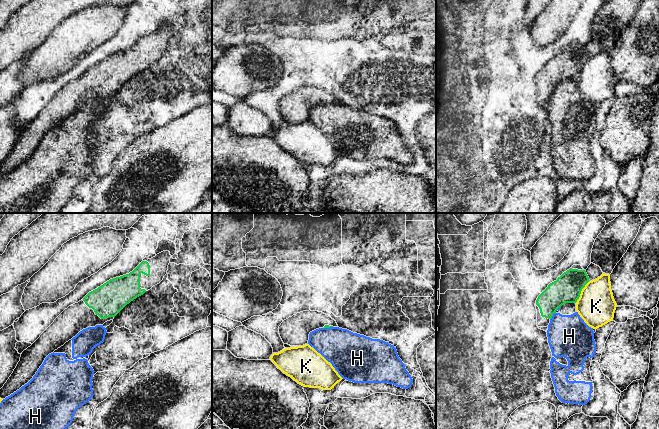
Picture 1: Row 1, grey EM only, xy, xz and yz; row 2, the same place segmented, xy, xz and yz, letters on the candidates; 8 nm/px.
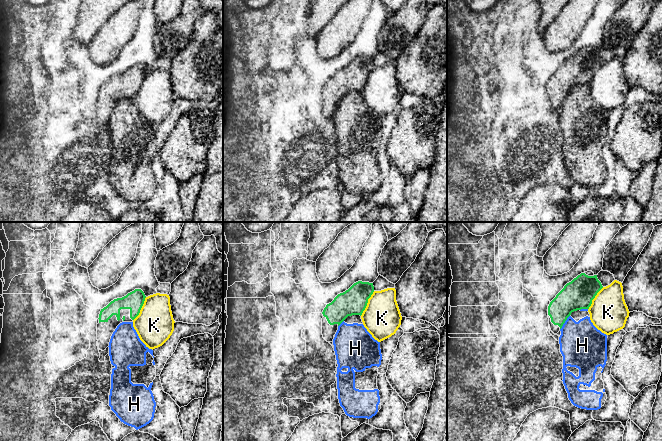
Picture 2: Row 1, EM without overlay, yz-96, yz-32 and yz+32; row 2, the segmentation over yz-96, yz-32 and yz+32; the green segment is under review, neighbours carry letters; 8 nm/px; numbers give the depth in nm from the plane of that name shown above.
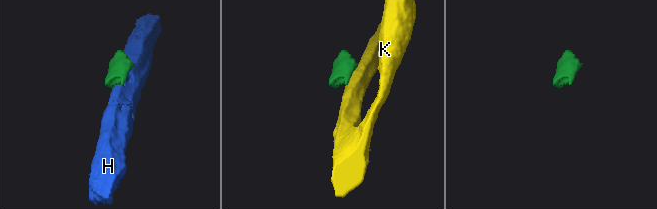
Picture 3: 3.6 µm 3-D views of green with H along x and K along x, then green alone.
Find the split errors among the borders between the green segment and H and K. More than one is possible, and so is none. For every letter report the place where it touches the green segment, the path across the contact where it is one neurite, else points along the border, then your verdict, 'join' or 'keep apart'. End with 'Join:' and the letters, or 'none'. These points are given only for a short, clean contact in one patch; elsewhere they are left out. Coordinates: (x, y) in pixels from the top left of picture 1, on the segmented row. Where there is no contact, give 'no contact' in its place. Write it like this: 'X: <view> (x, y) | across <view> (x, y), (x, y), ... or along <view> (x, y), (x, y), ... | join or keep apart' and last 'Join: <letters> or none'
H: yz (552, 315) | keep apart
K: yz (581, 290) | keep apart
Join: none

